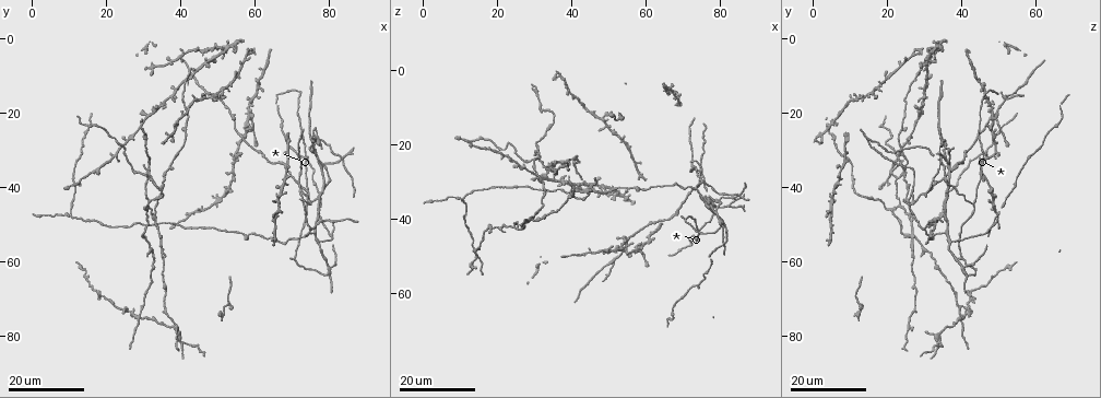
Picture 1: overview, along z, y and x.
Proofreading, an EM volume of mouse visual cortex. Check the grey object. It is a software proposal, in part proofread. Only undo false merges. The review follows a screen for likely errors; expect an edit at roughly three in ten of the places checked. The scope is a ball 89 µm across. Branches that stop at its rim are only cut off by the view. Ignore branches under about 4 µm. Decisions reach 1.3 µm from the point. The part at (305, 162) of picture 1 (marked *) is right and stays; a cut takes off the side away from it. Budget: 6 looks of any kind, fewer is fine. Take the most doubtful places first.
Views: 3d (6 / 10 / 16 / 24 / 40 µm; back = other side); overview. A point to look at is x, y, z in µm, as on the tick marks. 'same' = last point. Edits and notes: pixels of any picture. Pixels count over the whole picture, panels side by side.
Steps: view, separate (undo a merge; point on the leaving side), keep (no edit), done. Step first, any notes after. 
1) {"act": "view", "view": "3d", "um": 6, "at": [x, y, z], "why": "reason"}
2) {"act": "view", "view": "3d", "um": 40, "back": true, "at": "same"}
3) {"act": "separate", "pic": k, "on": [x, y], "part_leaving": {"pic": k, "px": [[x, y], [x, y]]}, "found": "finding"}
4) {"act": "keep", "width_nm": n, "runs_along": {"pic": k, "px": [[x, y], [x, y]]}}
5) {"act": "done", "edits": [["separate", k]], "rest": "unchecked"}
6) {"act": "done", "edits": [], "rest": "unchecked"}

{"act": "view", "view": "3d", "um": 24, "at": [58.0, 22.0, 49.0], "why": "four-way junction"}

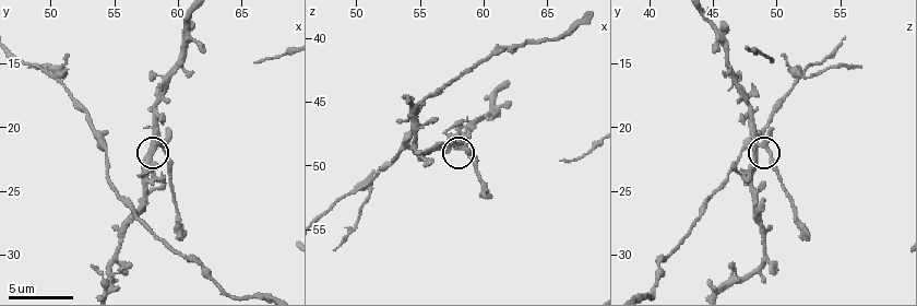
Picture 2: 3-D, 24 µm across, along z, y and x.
{"act": "view", "view": "3d", "um": 6, "at": [58.6, 21.2, 48.4], "why": "zoom in"}

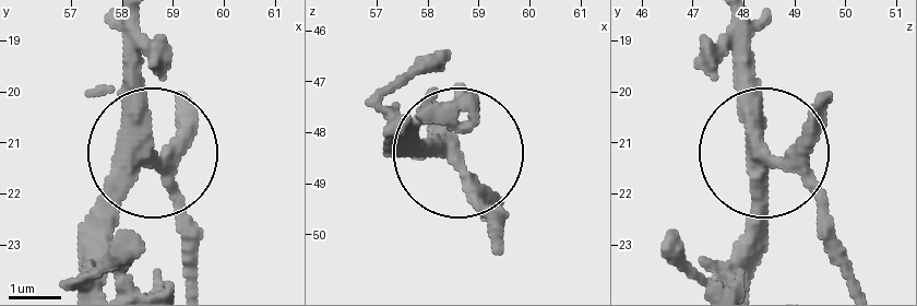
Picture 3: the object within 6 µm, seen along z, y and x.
{"act": "keep", "width_nm": 350, "found": "one cell here"}

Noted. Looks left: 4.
{"act": "view", "view": "3d", "um": 24, "at": [73.5, 42.0, 26.5], "why": "three arms meet"}

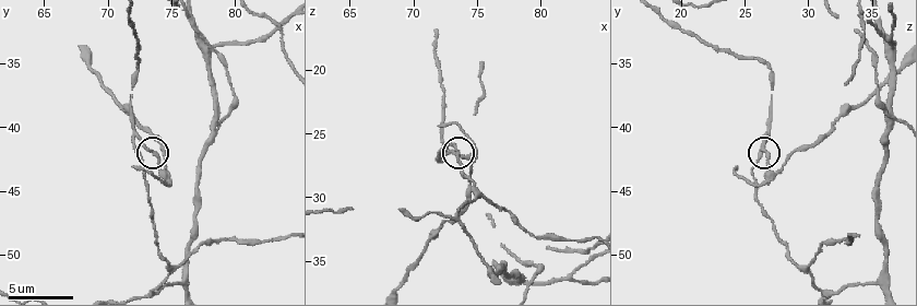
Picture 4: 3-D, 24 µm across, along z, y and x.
{"act": "view", "view": "3d", "um": 6, "at": [73.0, 41.4, 26.4]}

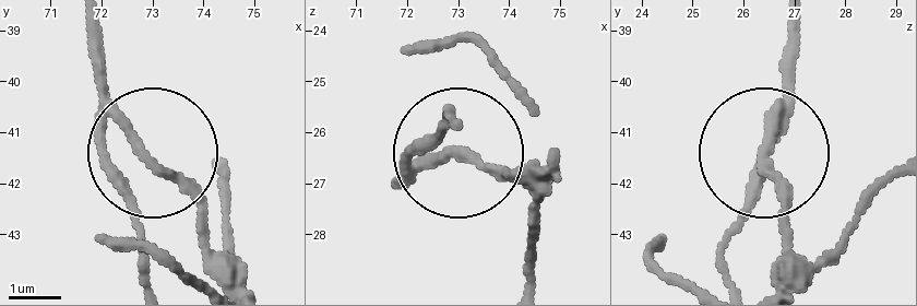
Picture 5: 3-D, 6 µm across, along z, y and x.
{"act": "separate", "pic": 5, "on": [180, 179], "part_leaving": {"pic": 5, "px": [[430, 164], [483, 164], [521, 190], [534, 282]]}, "found": "two cells meet here"}

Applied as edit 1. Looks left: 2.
{"act": "view", "view": "3d", "um": 24, "at": [47.5, 15.5, 13.0], "why": "side arm on a straight run"}

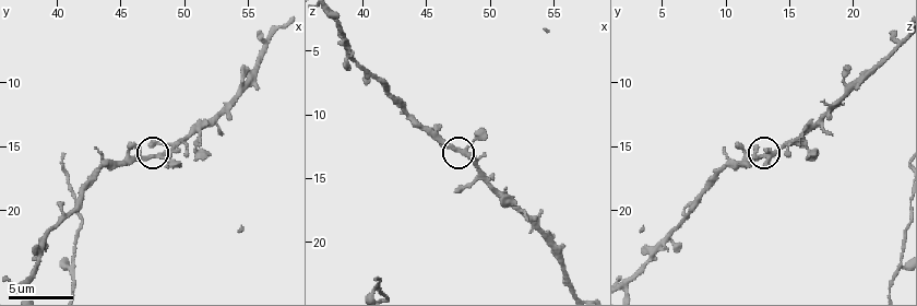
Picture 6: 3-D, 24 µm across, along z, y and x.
{"act": "view", "view": "3d", "um": 10, "at": [48.0, 15.8, 13.0], "why": "zoom in"}

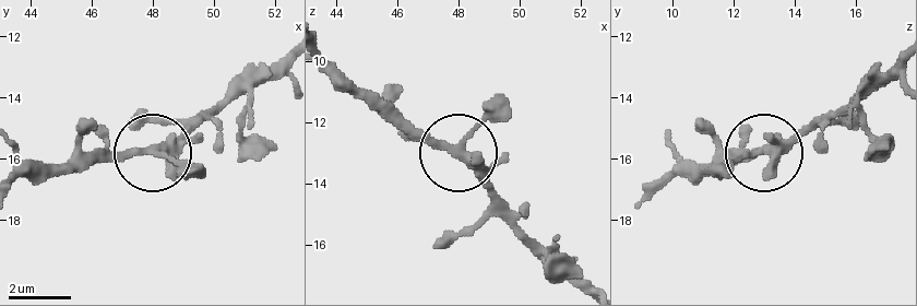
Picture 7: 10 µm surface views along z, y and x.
{"act": "keep", "arms": 3, "runs_along": {"pic": 7, "px": [[896, 63], [836, 113], [812, 118], [765, 152], [713, 167]]}, "found": "all the same cell"}

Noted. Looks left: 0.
{"act": "done", "edits": [["separate", 5]], "rest": "unchecked"}

